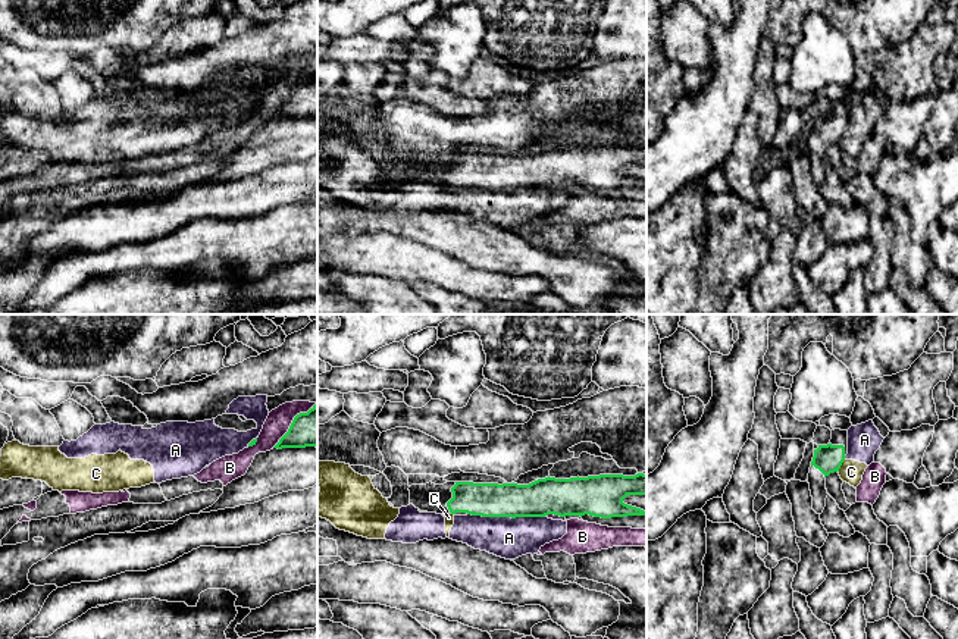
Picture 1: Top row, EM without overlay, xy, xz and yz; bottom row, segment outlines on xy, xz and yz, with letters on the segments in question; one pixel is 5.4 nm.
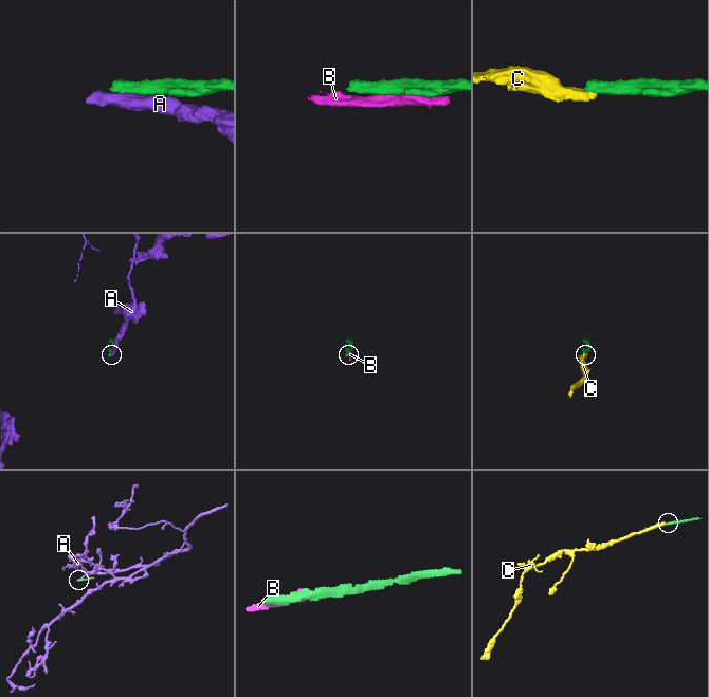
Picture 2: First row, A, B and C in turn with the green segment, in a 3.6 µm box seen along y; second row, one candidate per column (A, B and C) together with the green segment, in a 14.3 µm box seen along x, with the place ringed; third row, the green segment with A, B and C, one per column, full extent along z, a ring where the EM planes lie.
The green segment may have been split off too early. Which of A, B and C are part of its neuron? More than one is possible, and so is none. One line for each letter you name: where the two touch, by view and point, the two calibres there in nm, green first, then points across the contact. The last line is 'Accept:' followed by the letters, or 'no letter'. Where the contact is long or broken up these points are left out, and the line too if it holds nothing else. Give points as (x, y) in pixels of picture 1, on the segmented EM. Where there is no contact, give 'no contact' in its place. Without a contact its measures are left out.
Accept: no letter

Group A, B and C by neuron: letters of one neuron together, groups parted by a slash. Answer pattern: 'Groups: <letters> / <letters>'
Groups: A C / B

